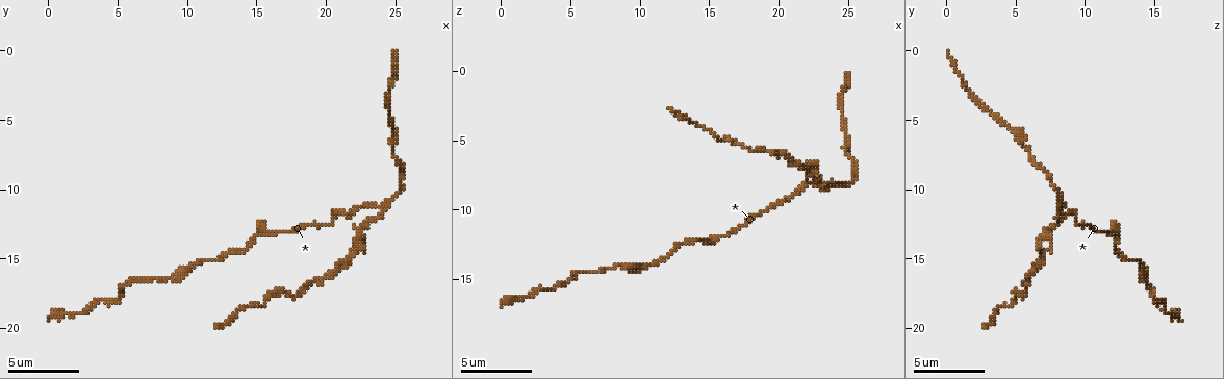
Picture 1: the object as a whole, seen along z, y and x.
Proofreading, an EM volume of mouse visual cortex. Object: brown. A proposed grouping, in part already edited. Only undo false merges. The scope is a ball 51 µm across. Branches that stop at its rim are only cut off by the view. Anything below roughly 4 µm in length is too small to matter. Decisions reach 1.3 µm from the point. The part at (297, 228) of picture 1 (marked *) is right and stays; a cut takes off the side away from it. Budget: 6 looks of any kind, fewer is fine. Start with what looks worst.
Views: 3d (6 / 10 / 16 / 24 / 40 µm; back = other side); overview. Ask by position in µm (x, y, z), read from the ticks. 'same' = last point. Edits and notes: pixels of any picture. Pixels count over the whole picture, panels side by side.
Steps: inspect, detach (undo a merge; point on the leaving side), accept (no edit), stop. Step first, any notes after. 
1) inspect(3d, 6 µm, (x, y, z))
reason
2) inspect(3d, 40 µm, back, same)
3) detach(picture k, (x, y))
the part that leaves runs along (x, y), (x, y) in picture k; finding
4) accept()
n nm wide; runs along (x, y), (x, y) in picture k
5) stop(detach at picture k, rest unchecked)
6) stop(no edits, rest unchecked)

inspect(3d, 16 µm, (24.0, 11.6, 8.2))
a fork

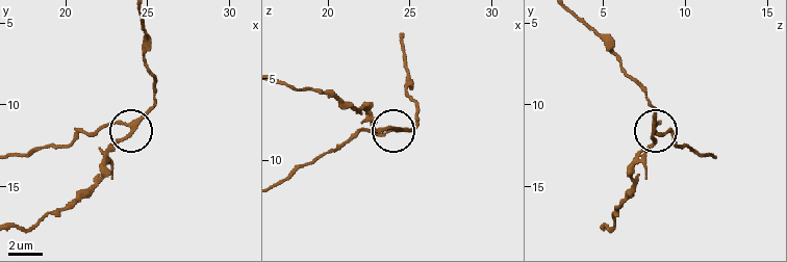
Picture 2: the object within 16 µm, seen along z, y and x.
detach(picture 2, (120, 138))
side arm 15 µm; the part that leaves runs along (138, 123), (110, 150), (94, 182), (27, 229), (19, 227) in picture 2; a second neuron is stuck on

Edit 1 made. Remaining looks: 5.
inspect(overview)

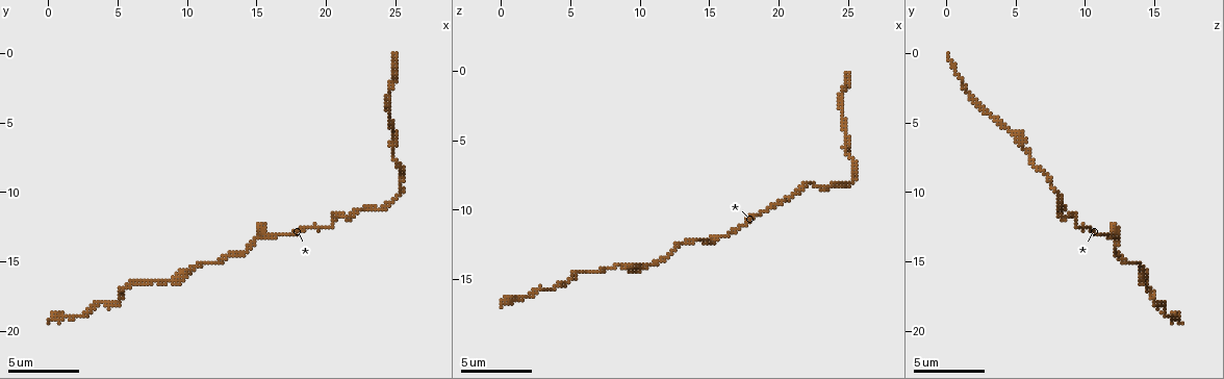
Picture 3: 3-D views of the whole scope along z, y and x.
inspect(3d, 10 µm, (8.6, 16.4, 14.2))
thick turns thin

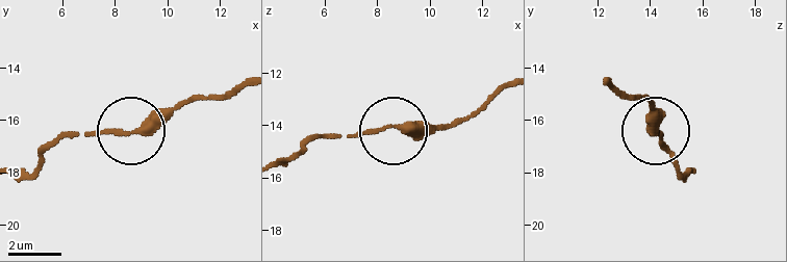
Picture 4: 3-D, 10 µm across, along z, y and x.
accept()
240 nm wide; runs along (240, 83), (153, 112), (127, 130), (61, 130) in picture 4; continuous, no second neuron

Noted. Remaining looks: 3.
inspect(3d, 10 µm, (24.8, 5.4, 4.2))
thick turns thin

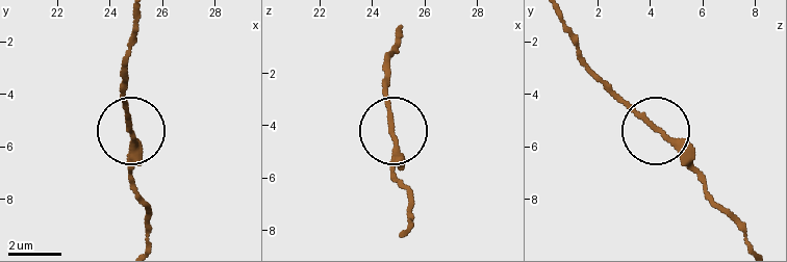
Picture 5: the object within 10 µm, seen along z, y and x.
inspect(3d, 6 µm, (24.8, 5.3, 4.2))

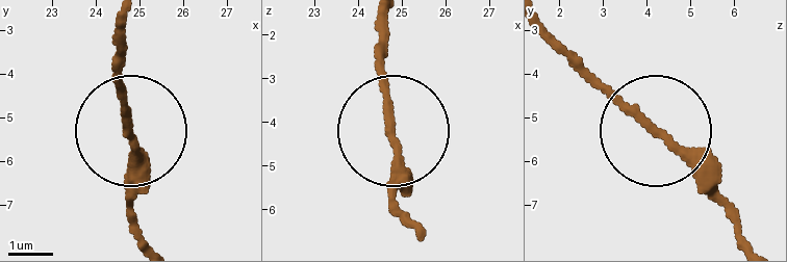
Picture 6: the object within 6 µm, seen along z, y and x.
accept()
runs along (140, 234), (121, 26) in picture 6; all the same neuron

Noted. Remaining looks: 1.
stop(detach at picture 2, rest unchecked)

